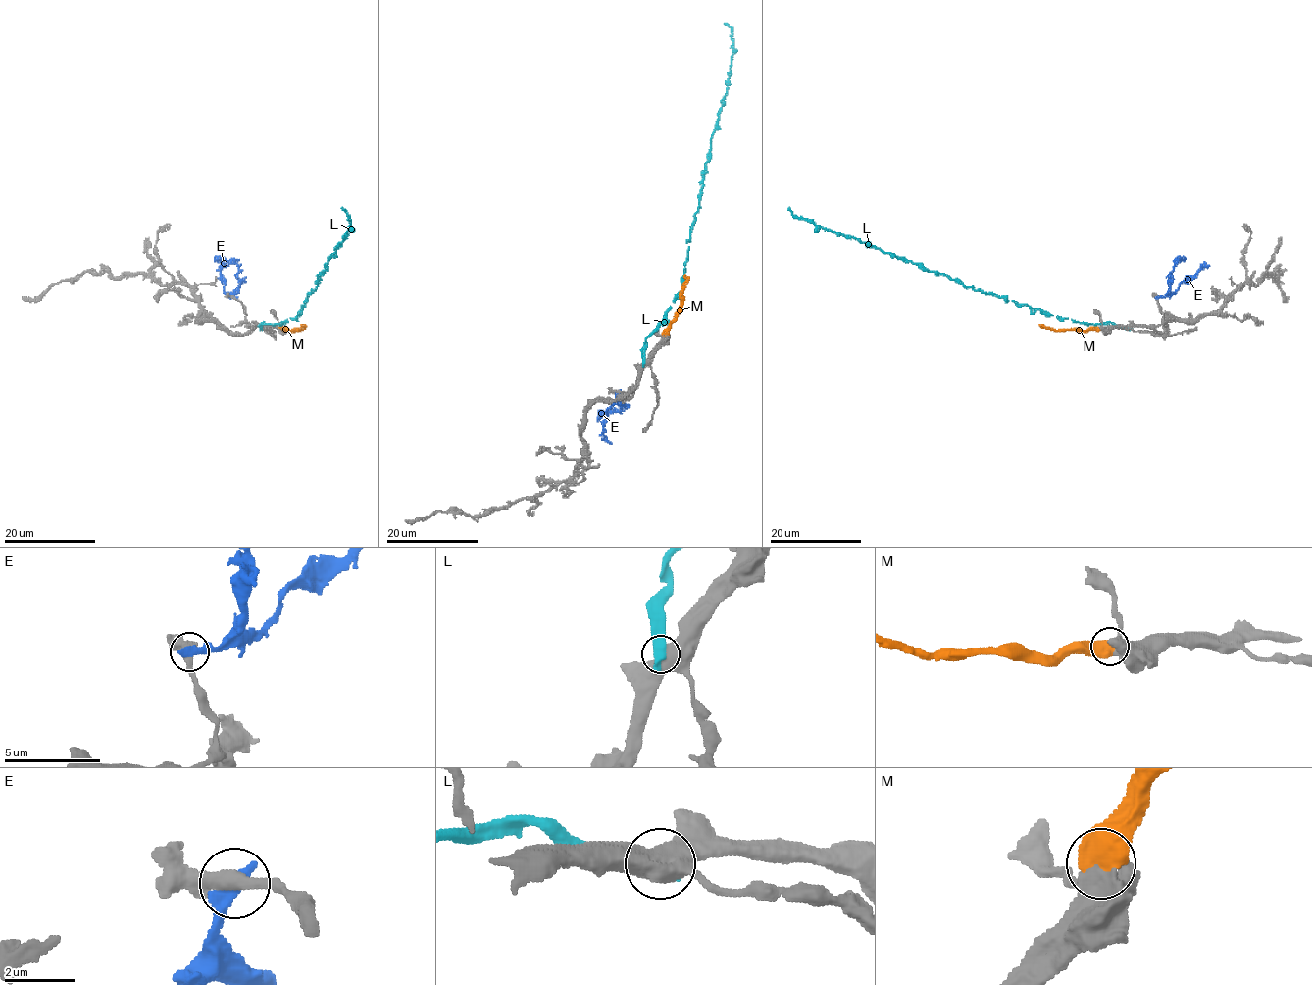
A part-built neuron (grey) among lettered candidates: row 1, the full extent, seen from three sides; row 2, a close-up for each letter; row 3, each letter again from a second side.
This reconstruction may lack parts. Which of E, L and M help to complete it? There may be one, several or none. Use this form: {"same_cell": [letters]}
{"same_cell": ["M"]}

